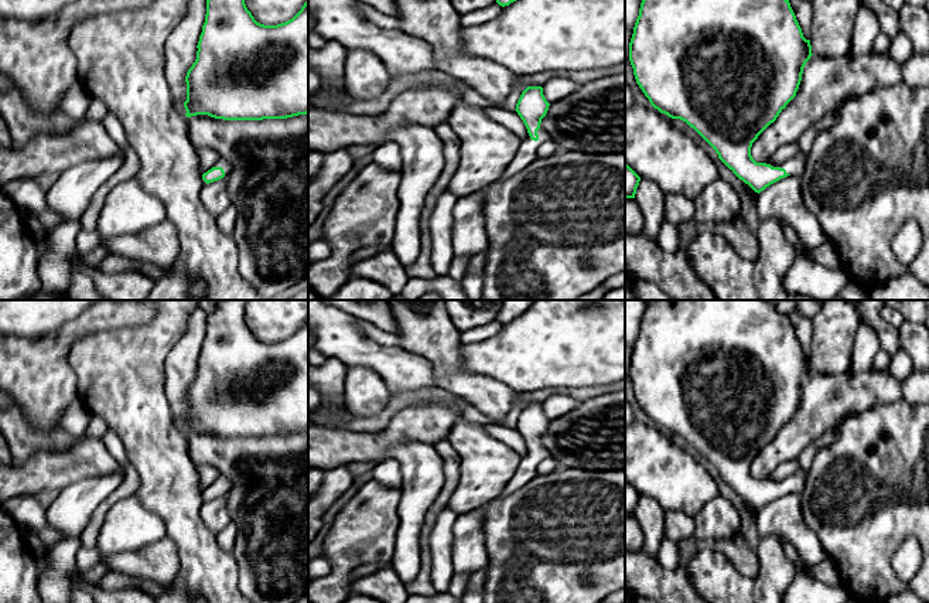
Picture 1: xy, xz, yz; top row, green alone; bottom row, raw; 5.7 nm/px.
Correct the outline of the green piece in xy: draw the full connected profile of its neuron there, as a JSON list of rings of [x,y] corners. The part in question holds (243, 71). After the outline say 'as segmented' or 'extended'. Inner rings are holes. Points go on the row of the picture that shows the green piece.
[[[206,0],[197,48],[197,59],[185,76],[187,117],[208,115],[223,120],[263,120],[308,113],[308,0],[291,20],[277,25],[257,23],[245,0]]] | as segmented

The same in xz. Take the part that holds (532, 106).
[[[527,86],[522,92],[515,110],[523,120],[527,136],[520,142],[515,157],[503,171],[501,180],[515,176],[537,159],[537,149],[550,139],[540,127],[549,106],[550,103],[546,100],[542,86]]] | extended

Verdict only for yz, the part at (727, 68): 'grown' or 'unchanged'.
grown

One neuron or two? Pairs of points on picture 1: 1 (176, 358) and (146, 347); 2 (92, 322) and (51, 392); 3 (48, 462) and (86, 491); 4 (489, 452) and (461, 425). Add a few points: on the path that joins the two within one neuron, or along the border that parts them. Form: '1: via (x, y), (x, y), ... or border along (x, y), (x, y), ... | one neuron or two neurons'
1: border along (185, 327), (185, 331), (164, 361), (166, 388) | two neurons
2: via (72, 333), (51, 354), (51, 372) | one neuron
3: border along (108, 474), (74, 481), (58, 493) | two neurons
4: via (482, 446), (468, 432) | one neuron

